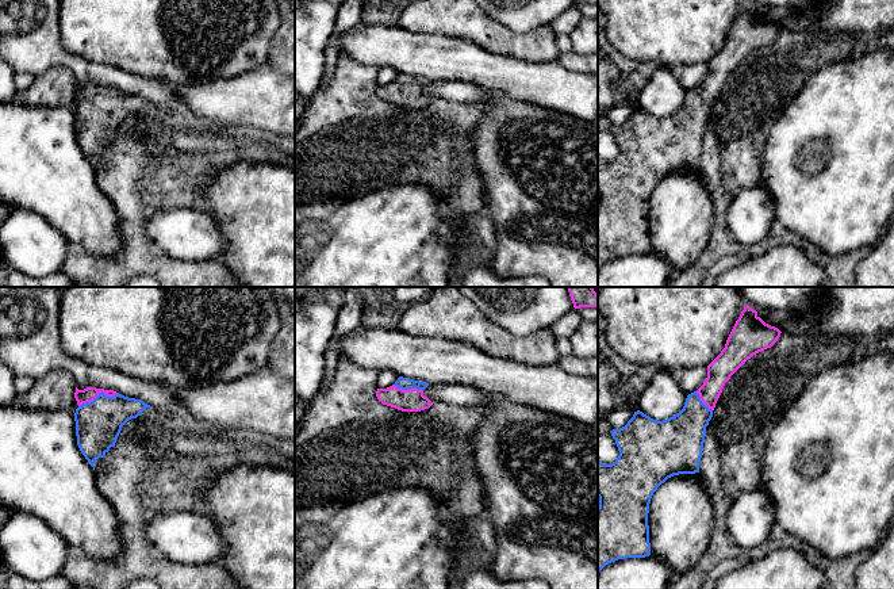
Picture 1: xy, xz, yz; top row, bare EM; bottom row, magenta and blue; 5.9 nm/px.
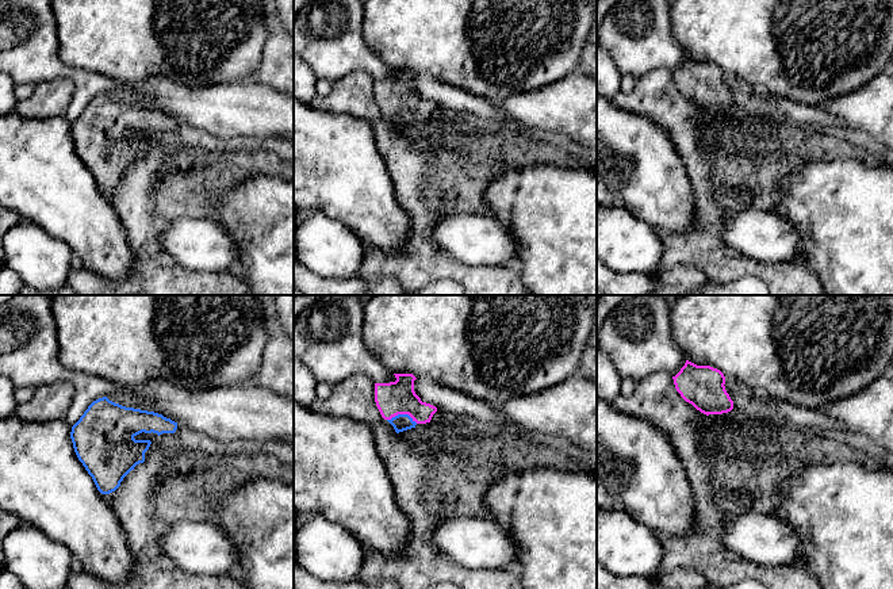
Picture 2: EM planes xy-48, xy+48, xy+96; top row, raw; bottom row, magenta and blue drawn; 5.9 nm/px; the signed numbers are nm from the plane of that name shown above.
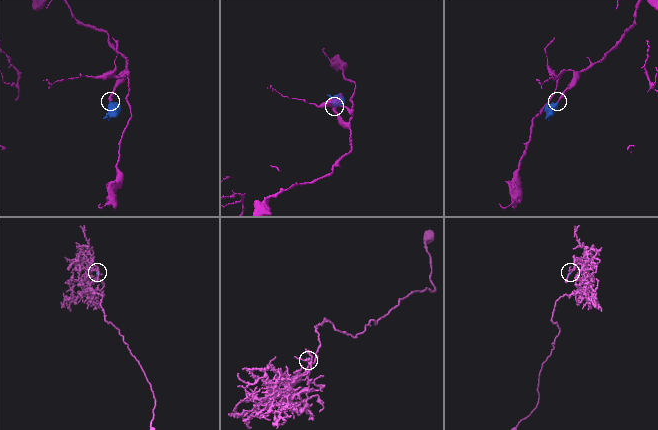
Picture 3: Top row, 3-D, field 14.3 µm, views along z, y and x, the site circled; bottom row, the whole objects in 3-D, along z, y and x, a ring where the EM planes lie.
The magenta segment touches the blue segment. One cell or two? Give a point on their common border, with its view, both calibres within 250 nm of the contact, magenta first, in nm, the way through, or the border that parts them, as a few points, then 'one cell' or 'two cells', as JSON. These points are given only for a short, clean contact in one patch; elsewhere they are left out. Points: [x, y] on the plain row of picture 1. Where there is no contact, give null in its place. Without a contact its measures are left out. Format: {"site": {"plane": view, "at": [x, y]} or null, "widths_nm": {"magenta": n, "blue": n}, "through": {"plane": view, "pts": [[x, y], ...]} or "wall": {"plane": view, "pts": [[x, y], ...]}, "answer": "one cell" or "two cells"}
{"site": {"plane": "xy", "at": [98, 91]}, "widths_nm": {"magenta": 90, "blue": 280}, "through": {"plane": "xy", "pts": [[88, 91], [98, 91], [99, 119]]}, "answer": "one cell"}

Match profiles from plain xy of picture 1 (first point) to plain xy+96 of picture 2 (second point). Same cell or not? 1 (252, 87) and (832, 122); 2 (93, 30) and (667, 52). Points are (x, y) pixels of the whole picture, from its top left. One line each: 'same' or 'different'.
1: different
2: different

